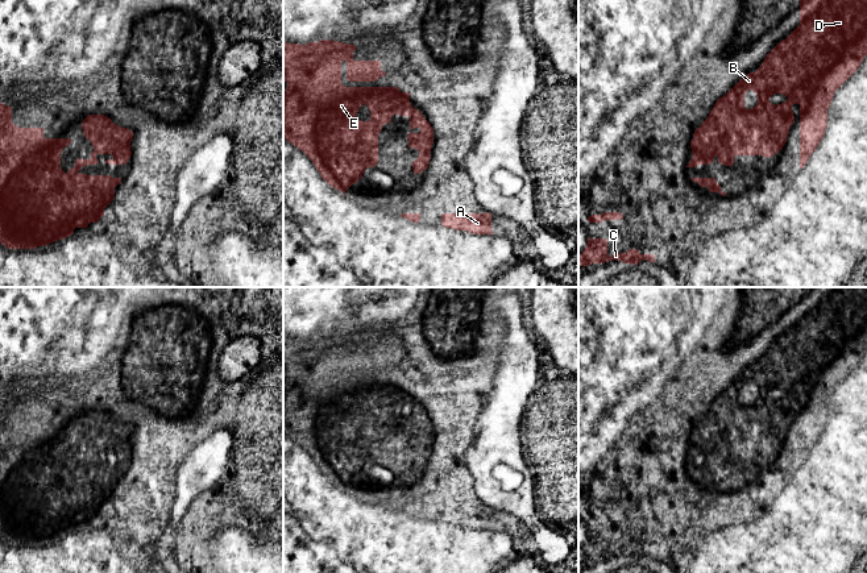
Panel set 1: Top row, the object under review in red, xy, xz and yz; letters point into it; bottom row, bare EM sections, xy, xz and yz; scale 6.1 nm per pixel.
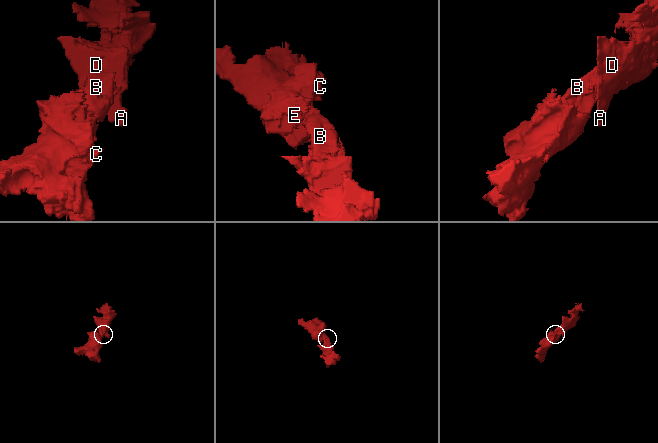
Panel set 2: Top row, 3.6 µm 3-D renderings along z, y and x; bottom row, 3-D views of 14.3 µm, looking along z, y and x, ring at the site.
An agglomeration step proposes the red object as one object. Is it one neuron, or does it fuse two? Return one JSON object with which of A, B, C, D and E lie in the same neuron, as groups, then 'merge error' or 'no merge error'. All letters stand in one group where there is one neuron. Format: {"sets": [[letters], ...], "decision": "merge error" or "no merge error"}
{"sets": [["A", "B", "C", "D", "E"]], "decision": "no merge error"}

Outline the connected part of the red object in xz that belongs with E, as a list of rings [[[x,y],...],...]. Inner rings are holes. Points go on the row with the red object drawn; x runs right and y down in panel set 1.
[[[323,40],[319,42],[283,43],[283,78],[287,87],[283,107],[283,140],[302,150],[315,165],[322,178],[345,194],[368,167],[378,163],[378,134],[385,124],[390,124],[394,115],[408,116],[411,129],[408,148],[416,149],[419,157],[412,162],[414,174],[424,171],[431,159],[434,129],[419,109],[410,103],[410,94],[398,87],[345,87],[341,83],[341,63],[347,62],[349,82],[376,82],[385,76],[381,61],[354,61],[354,45]],[[365,104],[370,111],[370,120],[356,119],[360,107]]]

